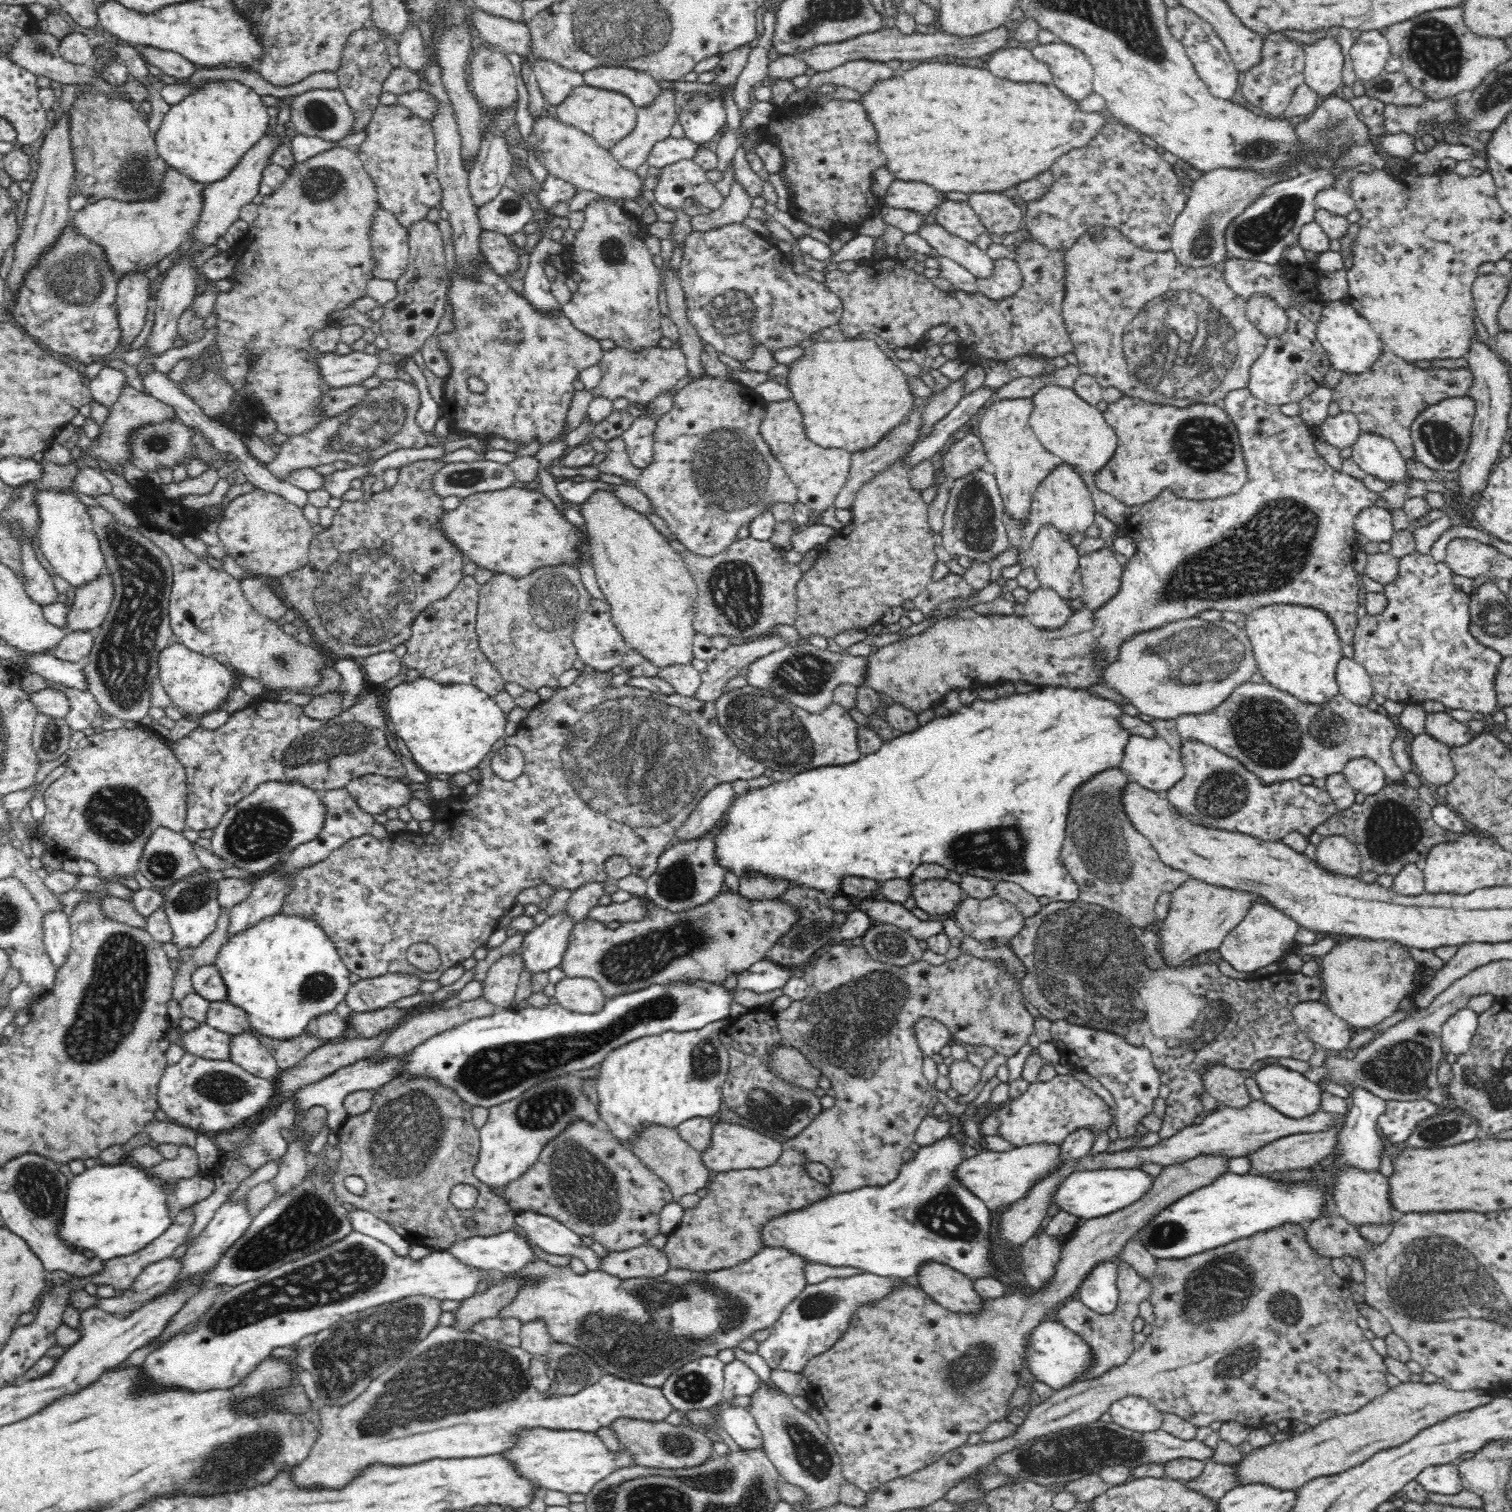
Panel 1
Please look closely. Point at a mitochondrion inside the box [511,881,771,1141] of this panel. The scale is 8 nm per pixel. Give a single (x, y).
(627, 964)

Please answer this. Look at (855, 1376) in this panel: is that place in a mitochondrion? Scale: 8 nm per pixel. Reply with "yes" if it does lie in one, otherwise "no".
no

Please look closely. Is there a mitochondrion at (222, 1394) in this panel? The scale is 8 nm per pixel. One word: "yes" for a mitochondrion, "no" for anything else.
no

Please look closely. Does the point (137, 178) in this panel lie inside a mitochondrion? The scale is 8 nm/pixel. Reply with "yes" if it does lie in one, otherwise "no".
yes

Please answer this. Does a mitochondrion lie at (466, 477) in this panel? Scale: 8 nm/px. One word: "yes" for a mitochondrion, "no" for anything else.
yes

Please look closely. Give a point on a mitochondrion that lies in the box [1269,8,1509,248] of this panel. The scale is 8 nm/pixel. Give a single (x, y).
(1432, 46)

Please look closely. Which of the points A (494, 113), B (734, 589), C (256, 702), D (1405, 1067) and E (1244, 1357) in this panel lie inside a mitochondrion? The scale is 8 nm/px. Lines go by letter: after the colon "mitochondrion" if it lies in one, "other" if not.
A: other
B: mitochondrion
C: other
D: mitochondrion
E: mitochondrion

